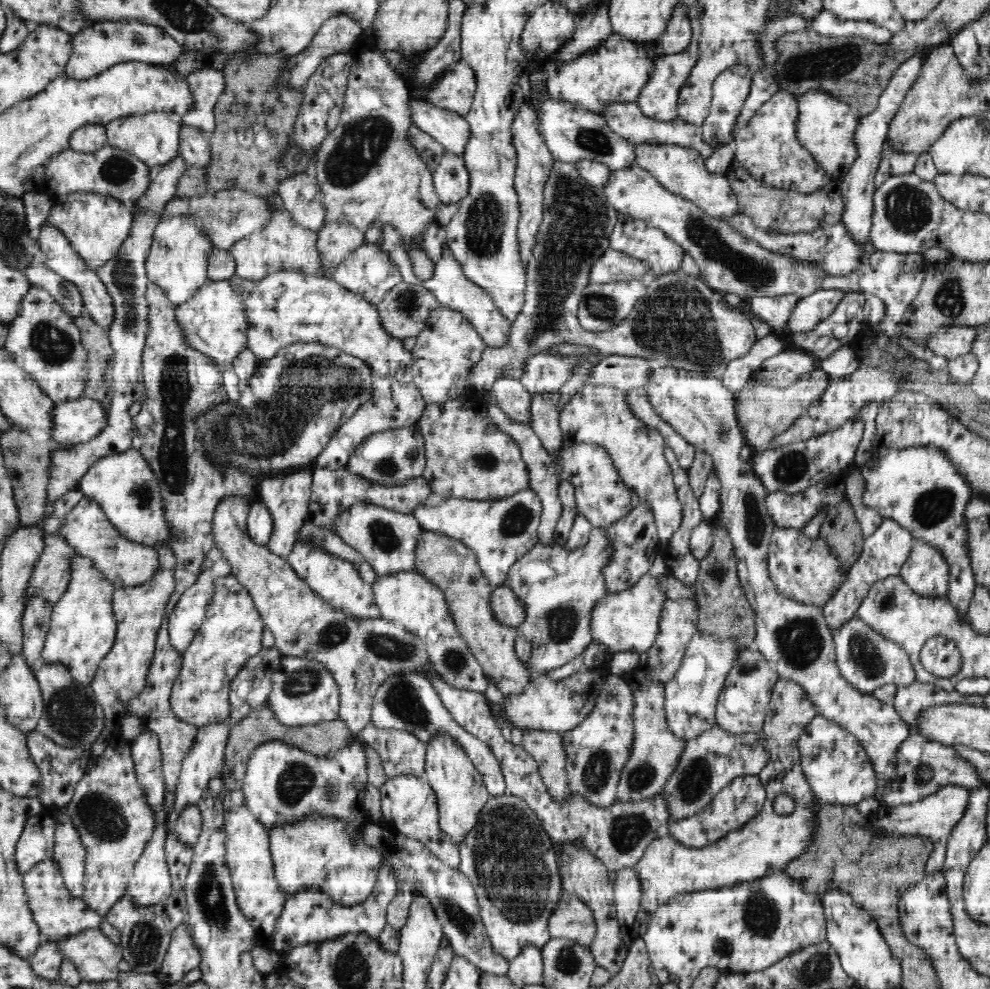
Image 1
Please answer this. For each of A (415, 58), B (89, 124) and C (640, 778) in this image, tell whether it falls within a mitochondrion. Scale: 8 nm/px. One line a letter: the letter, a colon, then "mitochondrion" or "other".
A: other
B: other
C: mitochondrion

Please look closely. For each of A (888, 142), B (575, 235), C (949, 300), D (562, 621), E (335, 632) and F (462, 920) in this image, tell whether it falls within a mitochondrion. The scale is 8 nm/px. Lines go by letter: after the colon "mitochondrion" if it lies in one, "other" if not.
A: other
B: mitochondrion
C: mitochondrion
D: mitochondrion
E: mitochondrion
F: mitochondrion

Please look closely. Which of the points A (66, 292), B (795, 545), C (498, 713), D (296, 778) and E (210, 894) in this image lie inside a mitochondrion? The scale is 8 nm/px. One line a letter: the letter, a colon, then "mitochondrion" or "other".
A: mitochondrion
B: other
C: other
D: mitochondrion
E: mitochondrion

